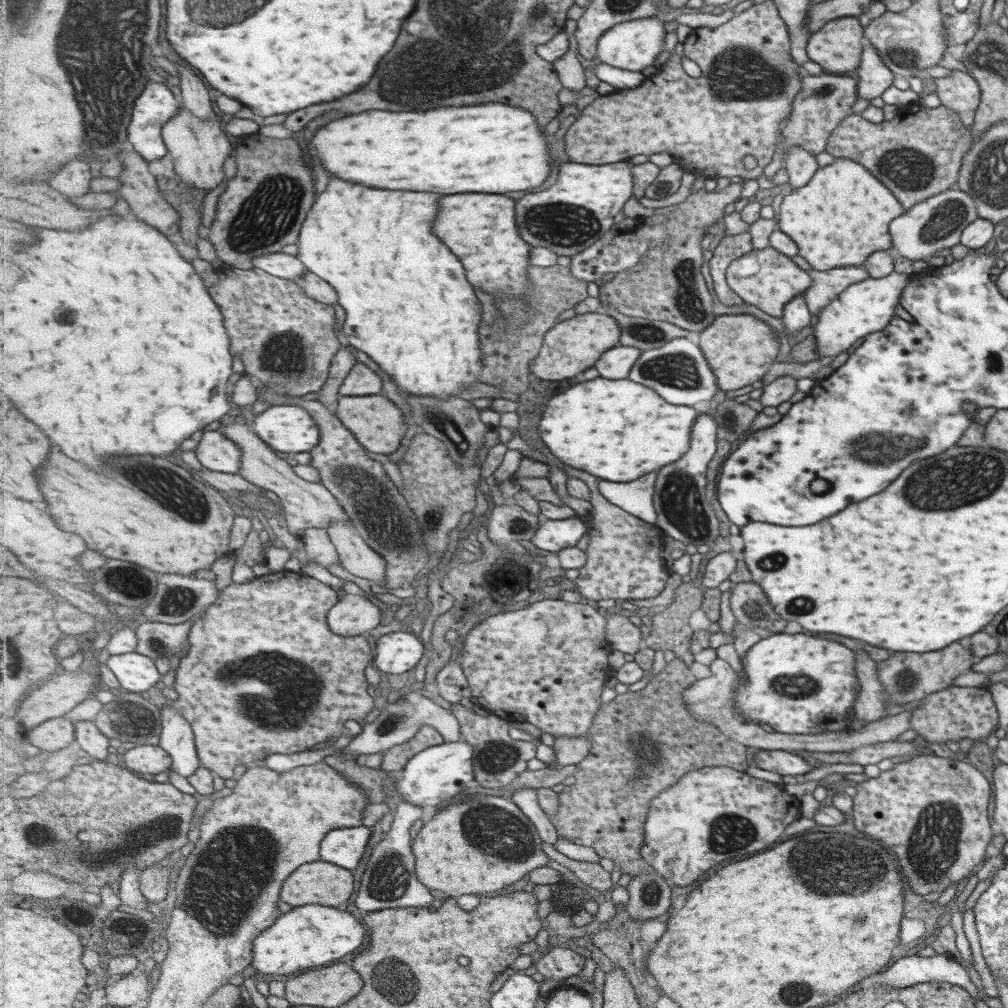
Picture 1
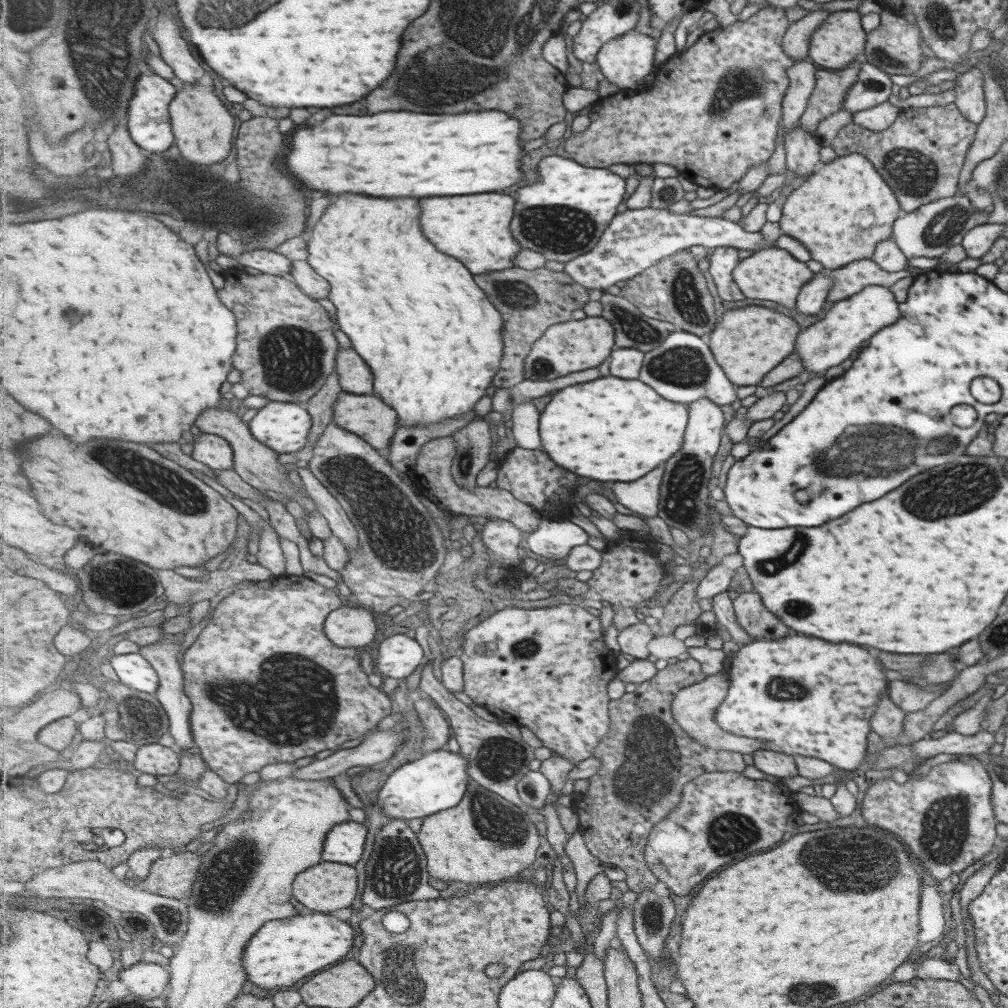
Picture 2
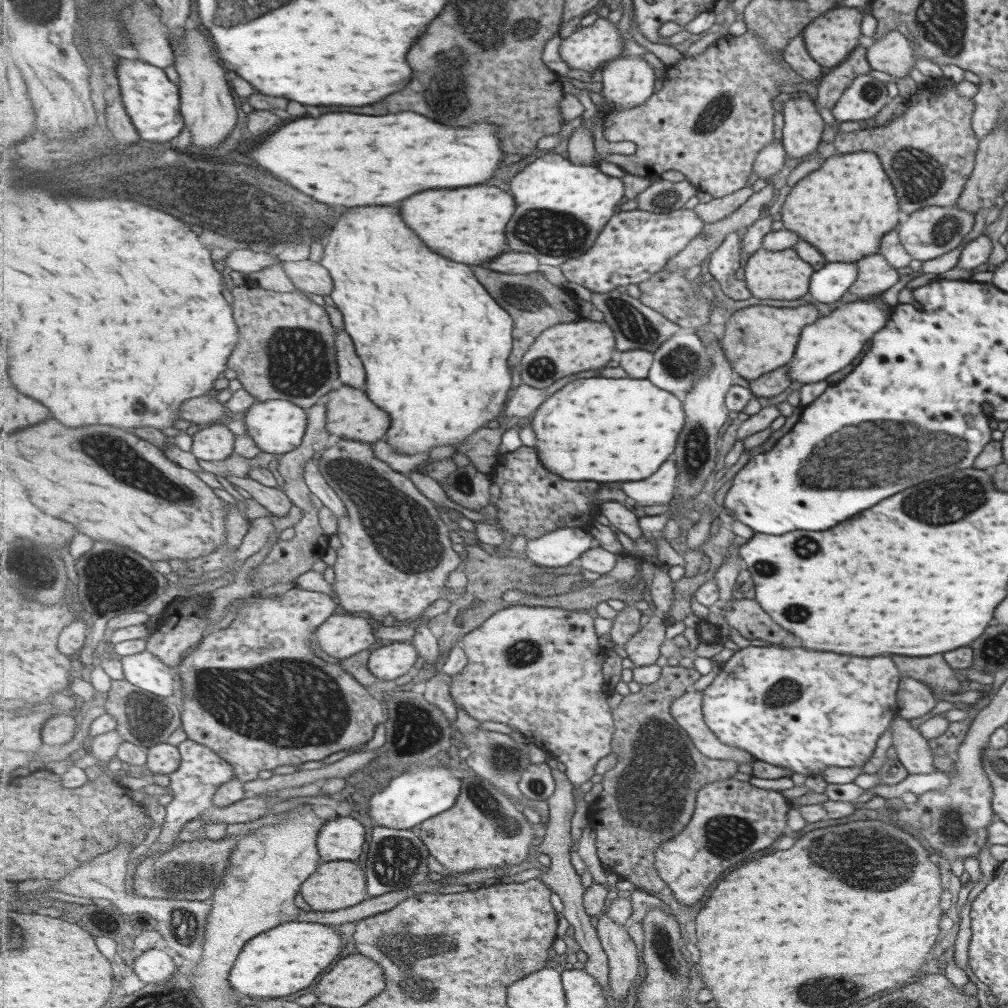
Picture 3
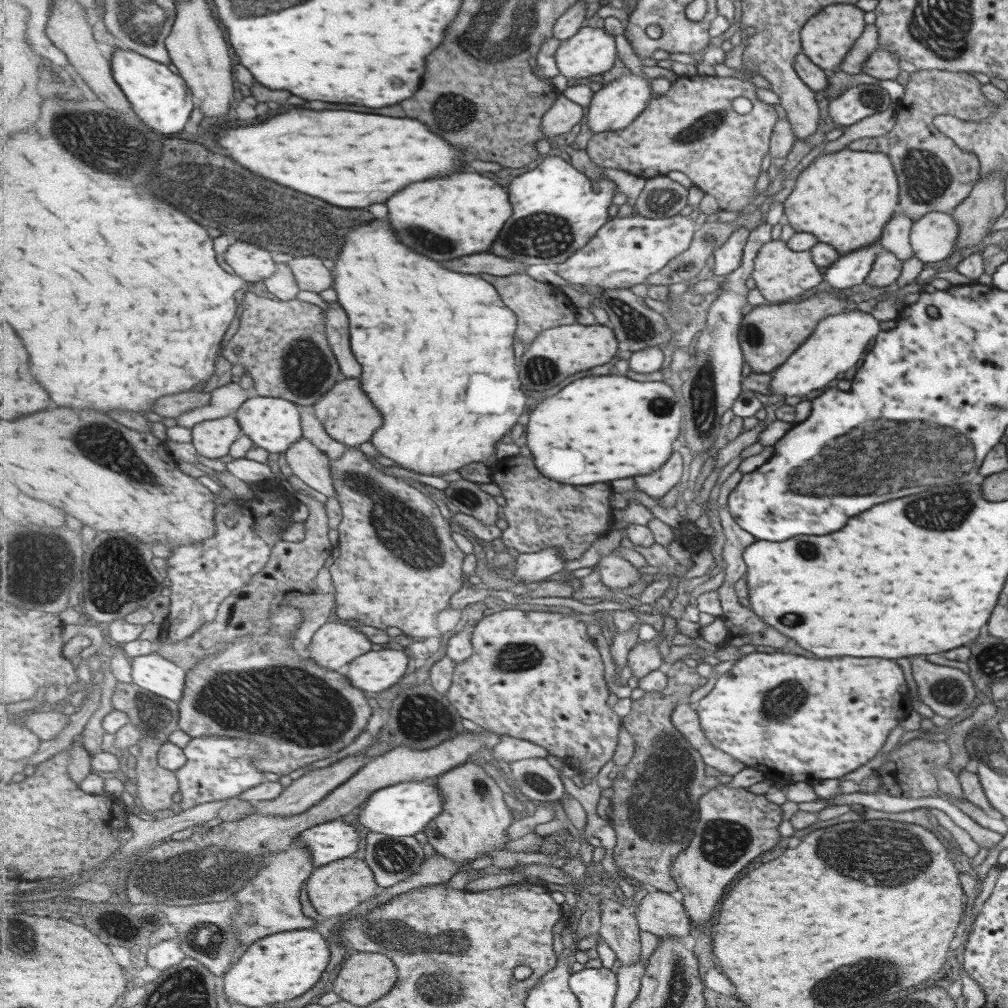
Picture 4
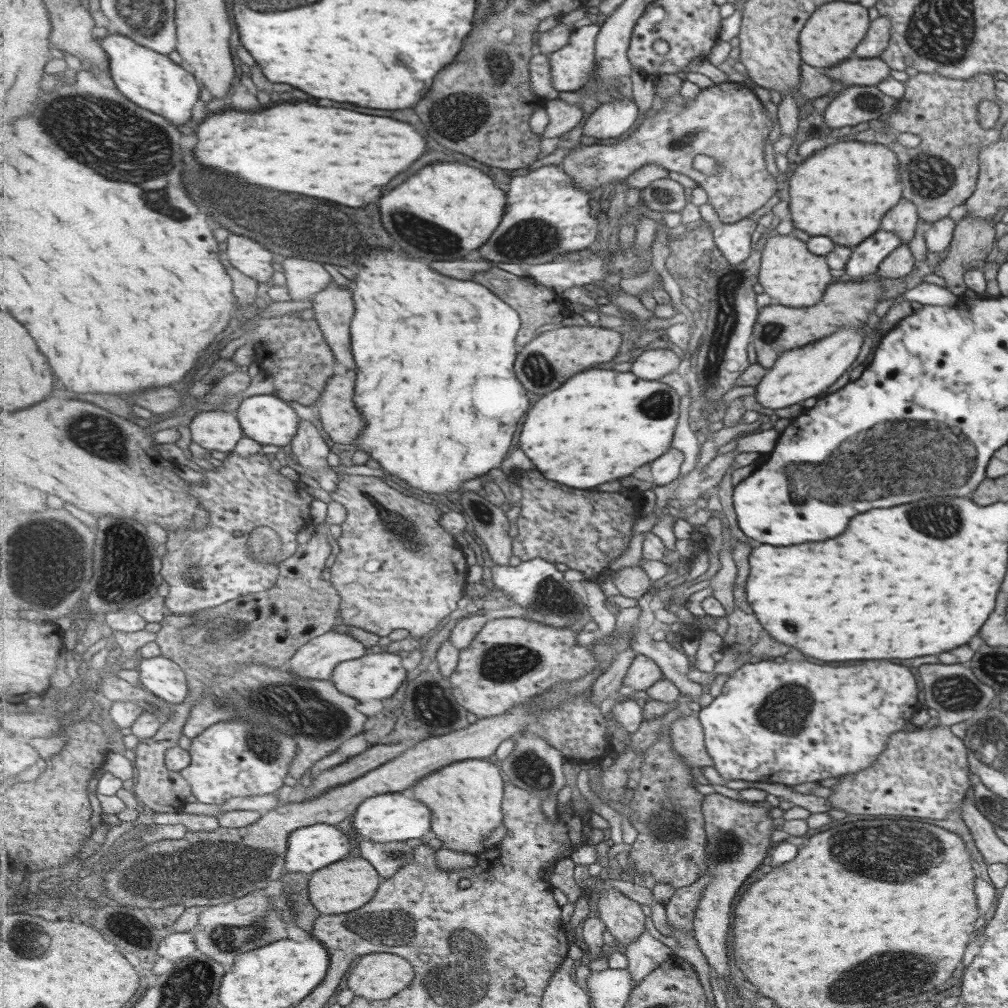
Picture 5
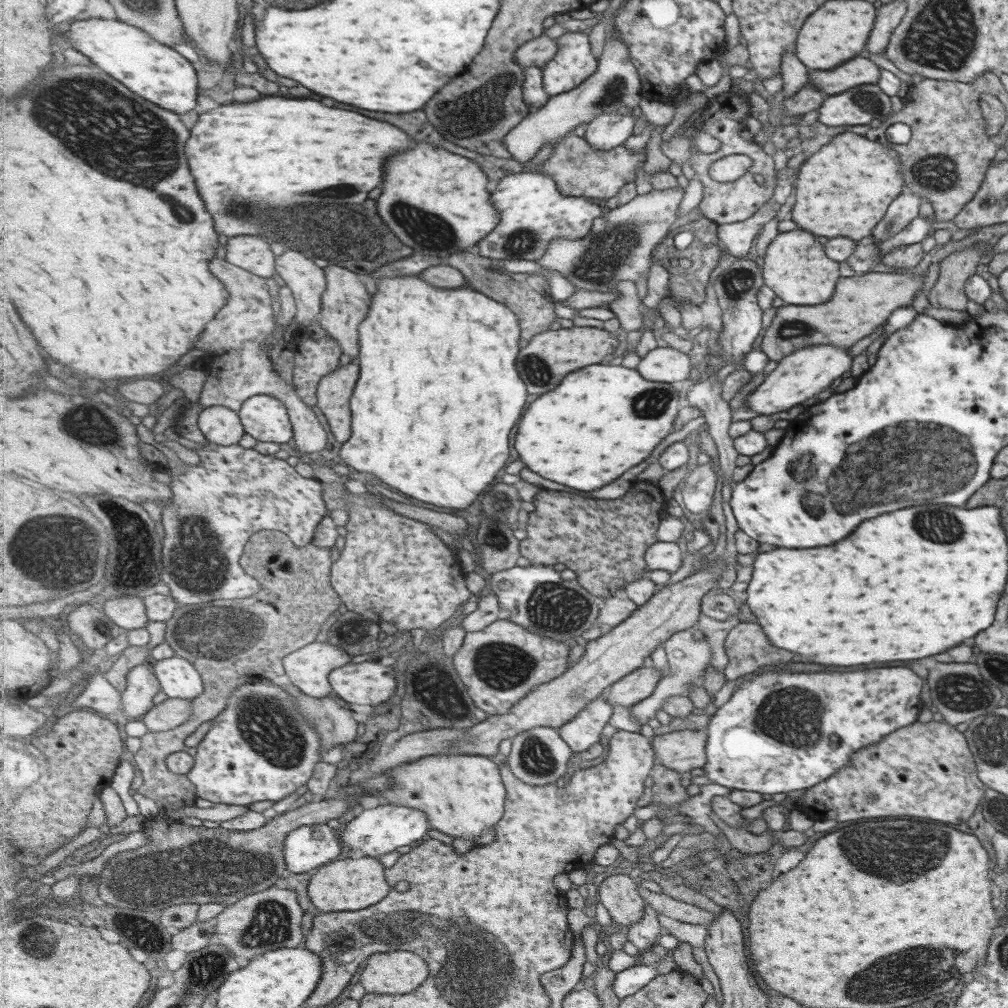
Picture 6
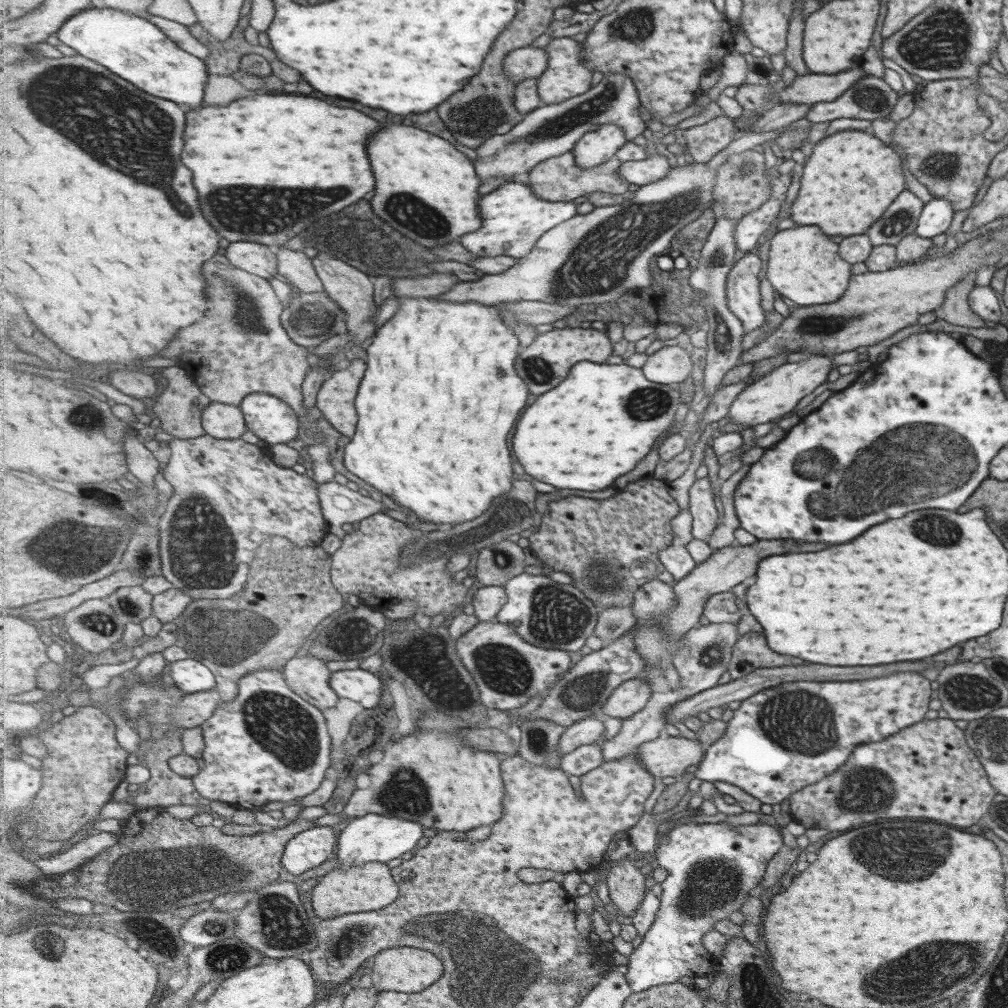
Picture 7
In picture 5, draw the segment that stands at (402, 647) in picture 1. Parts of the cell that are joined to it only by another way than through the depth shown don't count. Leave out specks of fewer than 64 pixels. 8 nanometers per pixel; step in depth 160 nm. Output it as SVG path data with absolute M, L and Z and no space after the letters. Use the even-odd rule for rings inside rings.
M370 653L355 660L348 660L339 664L332 674L331 680L335 686L347 696L353 696L360 702L368 700L385 700L391 698L409 674L409 662L394 653Z

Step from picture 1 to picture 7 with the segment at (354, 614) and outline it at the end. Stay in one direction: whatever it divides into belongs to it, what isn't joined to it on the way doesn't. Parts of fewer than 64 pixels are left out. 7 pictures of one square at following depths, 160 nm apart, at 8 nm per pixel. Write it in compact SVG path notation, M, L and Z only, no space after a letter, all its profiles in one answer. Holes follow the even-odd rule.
M309 654L300 658L295 655L282 671L294 691L319 708L333 708L341 699L331 688L333 672L327 668L327 660Z

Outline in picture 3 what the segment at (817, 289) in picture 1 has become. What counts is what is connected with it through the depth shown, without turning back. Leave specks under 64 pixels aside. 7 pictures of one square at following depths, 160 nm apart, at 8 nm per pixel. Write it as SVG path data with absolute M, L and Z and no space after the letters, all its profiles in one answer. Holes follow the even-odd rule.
M879 253L864 256L855 262L857 277L847 293L864 299L870 295L880 295L898 281L899 274Z

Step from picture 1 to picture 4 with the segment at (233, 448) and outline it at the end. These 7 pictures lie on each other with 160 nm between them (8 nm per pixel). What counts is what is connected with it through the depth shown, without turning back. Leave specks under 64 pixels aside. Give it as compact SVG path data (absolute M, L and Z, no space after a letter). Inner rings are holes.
M233 415L218 420L207 420L192 429L192 444L197 452L217 459L230 454L231 446L241 433L241 425Z

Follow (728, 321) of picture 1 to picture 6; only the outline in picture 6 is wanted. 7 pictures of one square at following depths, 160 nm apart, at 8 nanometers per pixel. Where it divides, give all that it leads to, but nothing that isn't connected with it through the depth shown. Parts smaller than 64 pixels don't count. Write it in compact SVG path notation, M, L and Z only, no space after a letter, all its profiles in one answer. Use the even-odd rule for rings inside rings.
M894 270L892 272L862 273L851 276L851 278L840 279L838 287L834 288L835 296L831 296L831 300L827 300L826 303L807 307L786 305L777 308L771 324L763 333L759 350L769 357L768 361L776 363L798 349L814 345L833 345L838 346L839 349L849 350L858 340L869 336L877 327L885 325L887 318L895 309L911 305L913 297L921 291L923 275L915 276L915 274Z

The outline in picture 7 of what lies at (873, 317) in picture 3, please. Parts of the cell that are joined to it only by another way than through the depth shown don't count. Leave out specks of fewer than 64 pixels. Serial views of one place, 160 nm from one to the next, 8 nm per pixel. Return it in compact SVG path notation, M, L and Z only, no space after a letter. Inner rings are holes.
M809 357L809 359L795 363L783 363L742 389L731 402L724 421L745 425L749 428L771 423L783 414L791 412L793 406L801 400L801 396L807 396L809 392L821 386L825 382L829 370L831 370L829 358Z

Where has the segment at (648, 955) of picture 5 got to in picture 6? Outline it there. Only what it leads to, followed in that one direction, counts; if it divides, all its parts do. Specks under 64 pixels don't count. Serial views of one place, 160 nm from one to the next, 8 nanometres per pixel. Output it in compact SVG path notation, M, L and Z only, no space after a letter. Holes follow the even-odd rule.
M646 906L645 915L627 931L628 940L639 950L639 954L647 954L657 944L659 936L665 931L659 922L659 913L651 906Z

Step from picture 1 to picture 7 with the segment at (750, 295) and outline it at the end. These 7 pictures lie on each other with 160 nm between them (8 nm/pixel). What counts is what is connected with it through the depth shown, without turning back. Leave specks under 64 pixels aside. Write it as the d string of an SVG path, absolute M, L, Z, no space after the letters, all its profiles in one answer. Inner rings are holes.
M797 225L776 231L767 258L765 277L772 290L799 308L834 303L849 287L849 263L842 259L838 244L815 226Z

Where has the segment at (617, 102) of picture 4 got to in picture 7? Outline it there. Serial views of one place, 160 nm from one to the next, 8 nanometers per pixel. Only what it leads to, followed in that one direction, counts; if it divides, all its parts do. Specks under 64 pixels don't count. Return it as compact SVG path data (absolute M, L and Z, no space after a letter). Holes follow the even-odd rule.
M603 124L583 135L573 153L579 166L595 168L613 159L628 142L625 128L618 124Z

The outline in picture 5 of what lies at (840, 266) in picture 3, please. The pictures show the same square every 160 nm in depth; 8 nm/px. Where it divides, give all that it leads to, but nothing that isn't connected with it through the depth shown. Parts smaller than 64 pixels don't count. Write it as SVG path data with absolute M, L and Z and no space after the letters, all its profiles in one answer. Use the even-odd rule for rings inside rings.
M874 232L869 238L852 247L850 257L843 268L844 274L857 279L873 274L878 264L901 244L900 236L894 232Z

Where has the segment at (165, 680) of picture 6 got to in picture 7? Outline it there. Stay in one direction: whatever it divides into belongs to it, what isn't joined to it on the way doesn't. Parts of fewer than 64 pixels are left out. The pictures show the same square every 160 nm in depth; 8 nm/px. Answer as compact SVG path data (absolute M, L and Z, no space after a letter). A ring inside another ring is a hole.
M187 658L173 662L170 674L173 682L188 694L217 688L215 673L200 660Z

